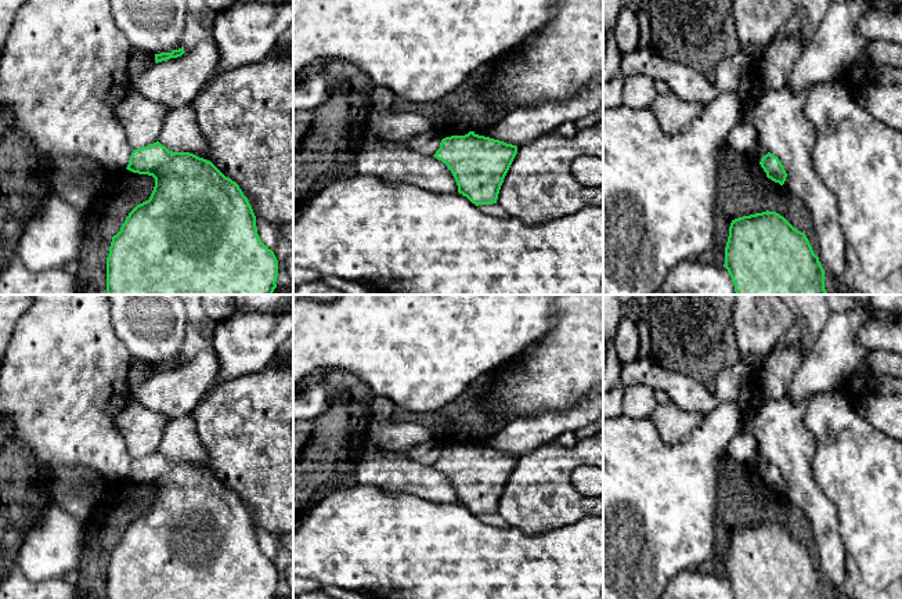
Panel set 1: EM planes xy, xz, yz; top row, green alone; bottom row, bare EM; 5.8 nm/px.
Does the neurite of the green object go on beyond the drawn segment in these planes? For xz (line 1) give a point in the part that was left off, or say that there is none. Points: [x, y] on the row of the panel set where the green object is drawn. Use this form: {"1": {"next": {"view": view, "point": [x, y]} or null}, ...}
{"1": {"next": null}}

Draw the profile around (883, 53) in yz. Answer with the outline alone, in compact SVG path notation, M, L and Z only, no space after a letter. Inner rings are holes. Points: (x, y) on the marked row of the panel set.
M878 40L867 44L869 55L874 65L891 65L902 69L902 46L898 43Z

